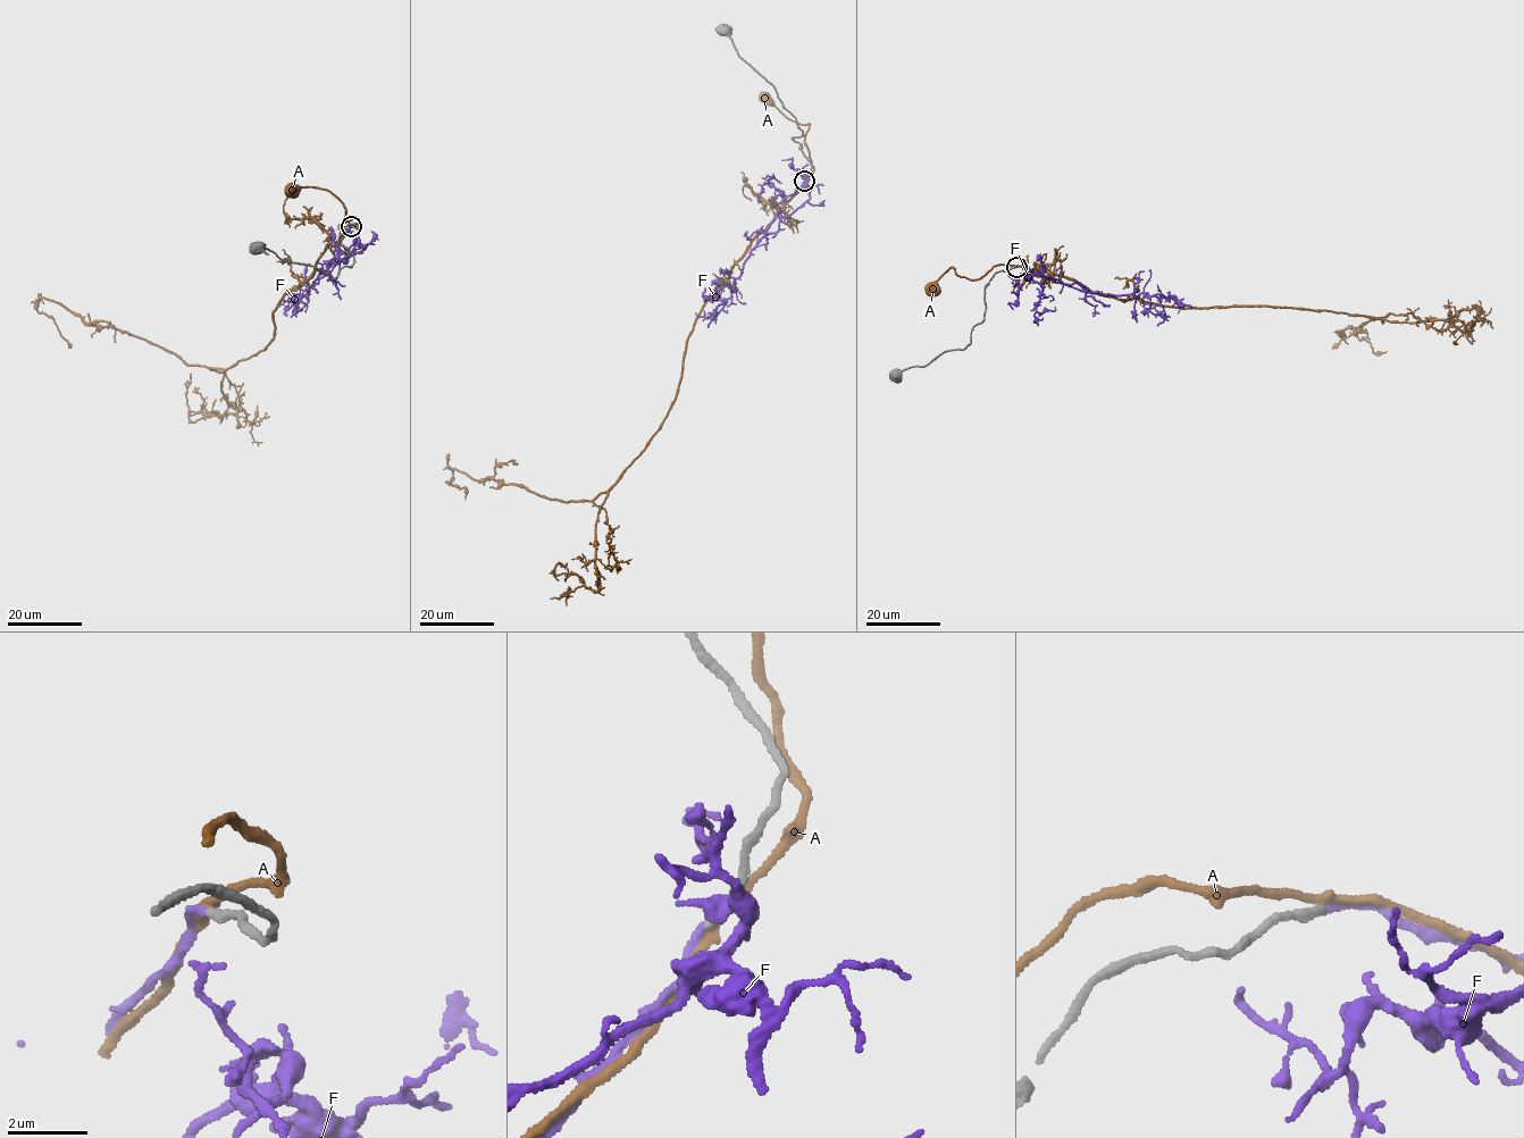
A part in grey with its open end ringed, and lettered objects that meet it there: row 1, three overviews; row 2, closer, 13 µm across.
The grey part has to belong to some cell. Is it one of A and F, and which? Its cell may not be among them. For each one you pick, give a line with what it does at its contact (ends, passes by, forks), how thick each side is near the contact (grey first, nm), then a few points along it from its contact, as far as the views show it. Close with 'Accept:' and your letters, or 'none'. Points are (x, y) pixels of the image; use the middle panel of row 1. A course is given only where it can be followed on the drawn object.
F: it ends; calibres 240 and 190 nm; course (804, 181), (763, 234), (776, 231), (779, 222), (810, 198), (802, 185), (785, 195), (768, 181), (781, 183)
Accept: F

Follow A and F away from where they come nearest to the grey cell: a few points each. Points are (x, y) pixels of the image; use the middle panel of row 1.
A: (805, 181), (813, 169), (805, 140), (810, 124), (793, 122), (764, 95)
F: (804, 181), (763, 234), (776, 231), (779, 222), (810, 198), (802, 185), (785, 195), (768, 181), (781, 183)

